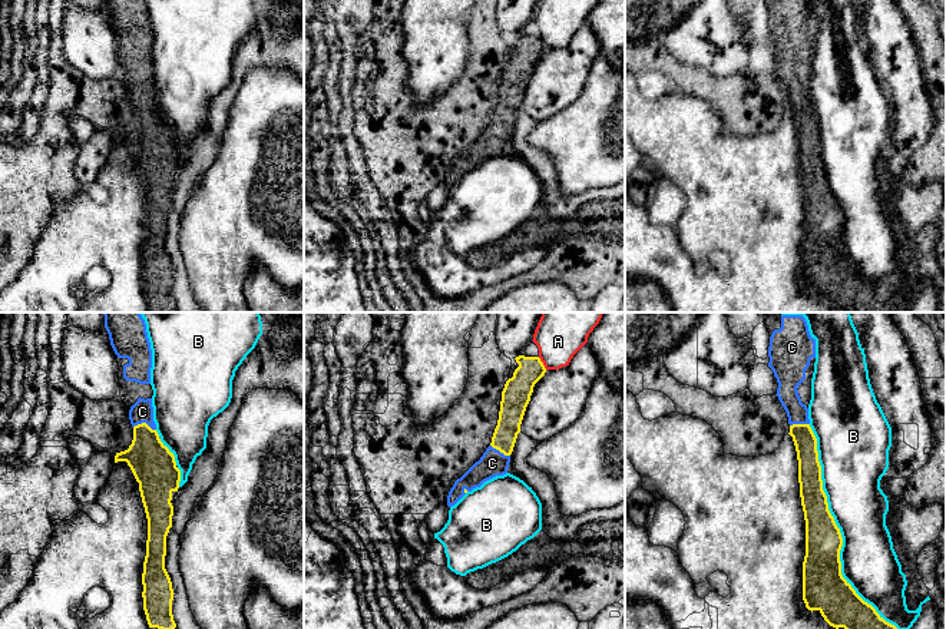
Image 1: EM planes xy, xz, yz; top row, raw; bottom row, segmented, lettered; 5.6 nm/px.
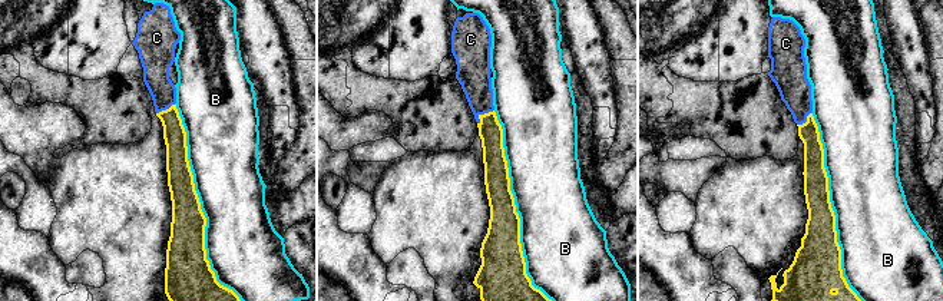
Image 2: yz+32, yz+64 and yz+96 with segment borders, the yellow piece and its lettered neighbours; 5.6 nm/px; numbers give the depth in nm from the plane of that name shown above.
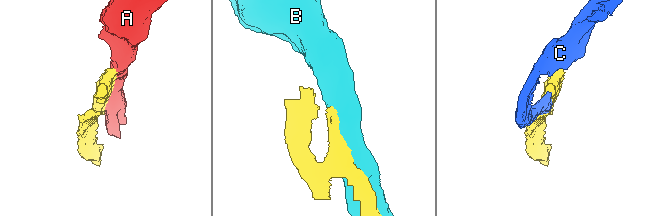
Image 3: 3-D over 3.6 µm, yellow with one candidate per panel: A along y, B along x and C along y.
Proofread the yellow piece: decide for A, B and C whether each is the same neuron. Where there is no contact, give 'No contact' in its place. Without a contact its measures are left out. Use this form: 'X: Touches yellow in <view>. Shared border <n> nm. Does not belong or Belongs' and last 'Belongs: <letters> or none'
A: Touches yellow in xz. Shared border 90 nm. Does not belong
B: Touches yellow in yz. Shared border 1300 nm. Does not belong
C: Touches yellow in xy. Shared border 130 nm. Belongs
Belongs: C

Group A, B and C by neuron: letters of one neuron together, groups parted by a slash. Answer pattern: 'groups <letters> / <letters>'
groups A / B / C

